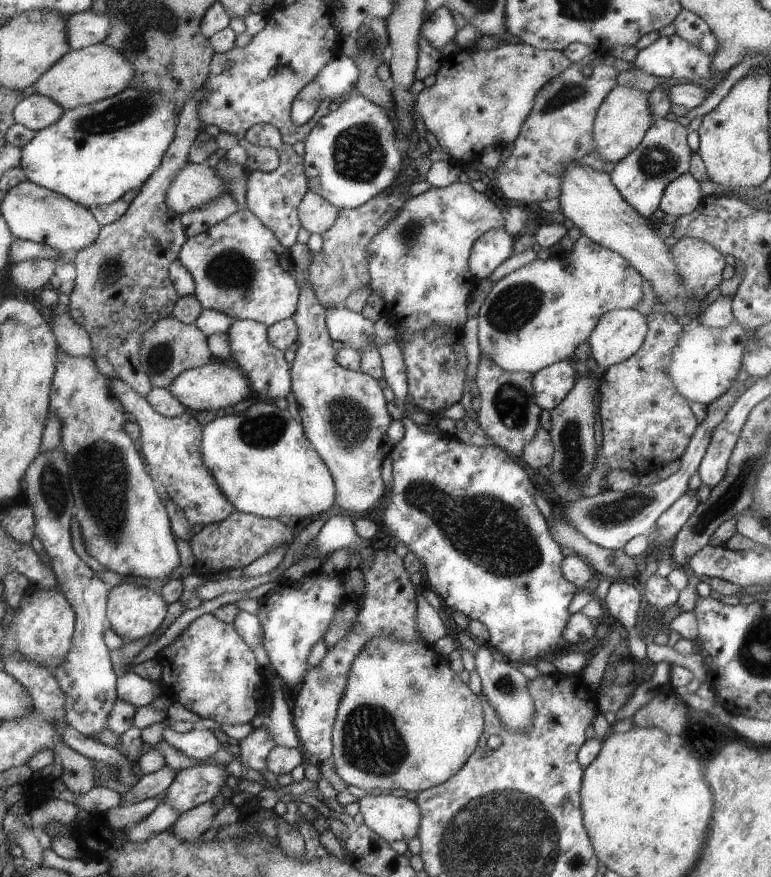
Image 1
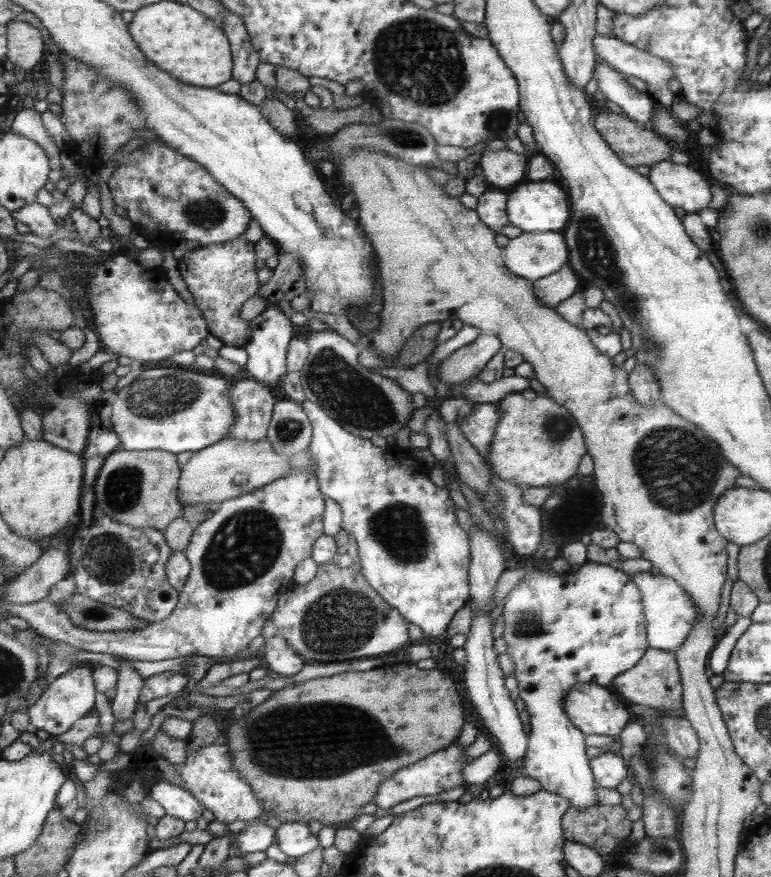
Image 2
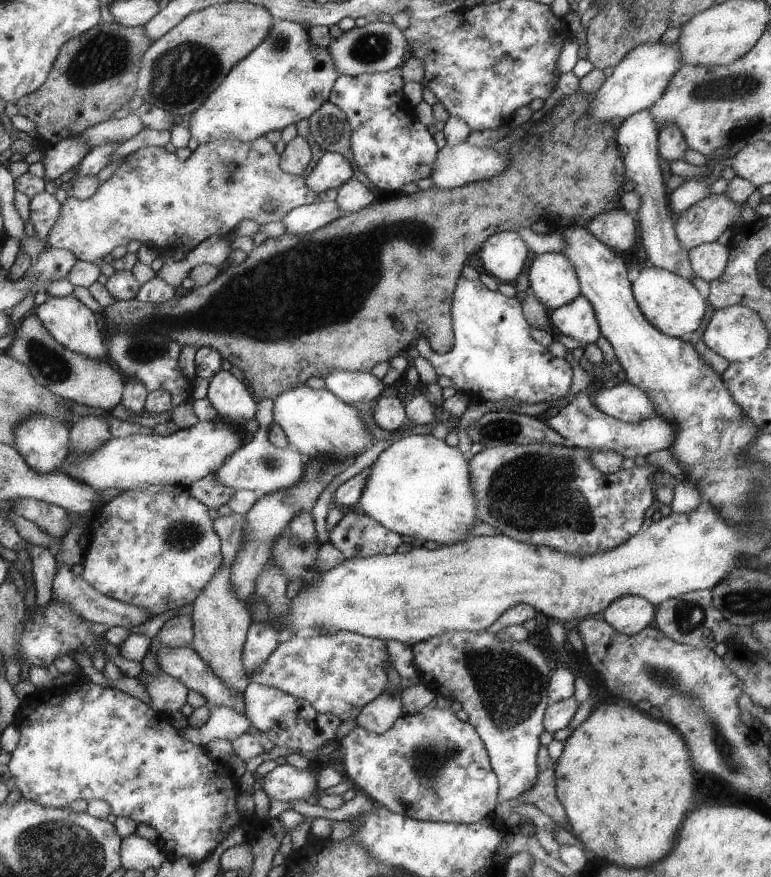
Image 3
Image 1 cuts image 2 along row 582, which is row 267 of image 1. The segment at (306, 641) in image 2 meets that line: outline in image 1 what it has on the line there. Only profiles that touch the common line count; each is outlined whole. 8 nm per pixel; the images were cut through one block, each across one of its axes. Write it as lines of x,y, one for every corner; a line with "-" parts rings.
414,178
410,183
398,183
396,188
385,188
380,194
353,209
339,209
336,222
321,234
323,238
322,248
313,253
313,259
307,268
309,284
325,309
345,306
345,300
352,292
370,286
371,273
369,270
368,250
373,237
379,234
387,224
395,218
403,208
404,203
412,198
408,194
409,187
418,182

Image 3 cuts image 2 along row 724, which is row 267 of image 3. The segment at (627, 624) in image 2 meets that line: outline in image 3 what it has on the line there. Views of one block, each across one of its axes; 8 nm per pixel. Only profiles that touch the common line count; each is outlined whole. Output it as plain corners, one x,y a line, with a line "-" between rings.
560,251
536,257
529,271
529,286
550,312
574,302
582,292
575,265

